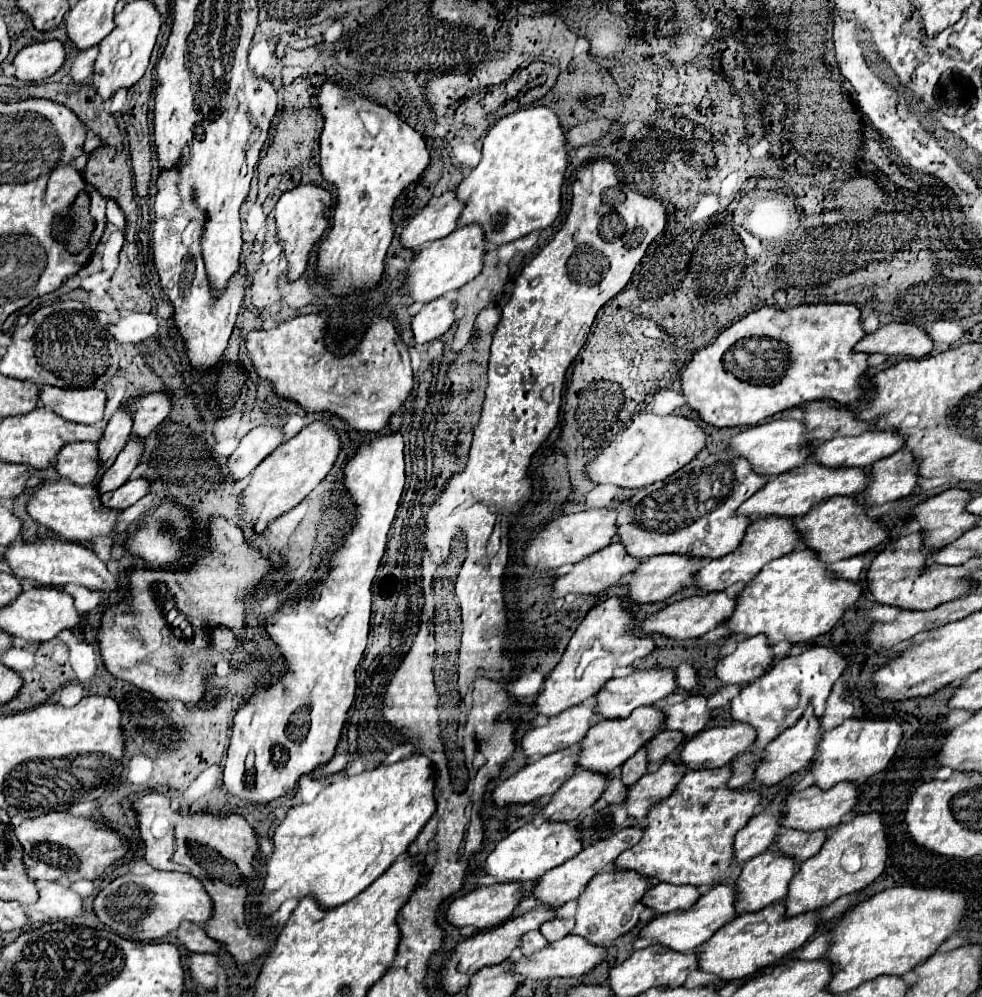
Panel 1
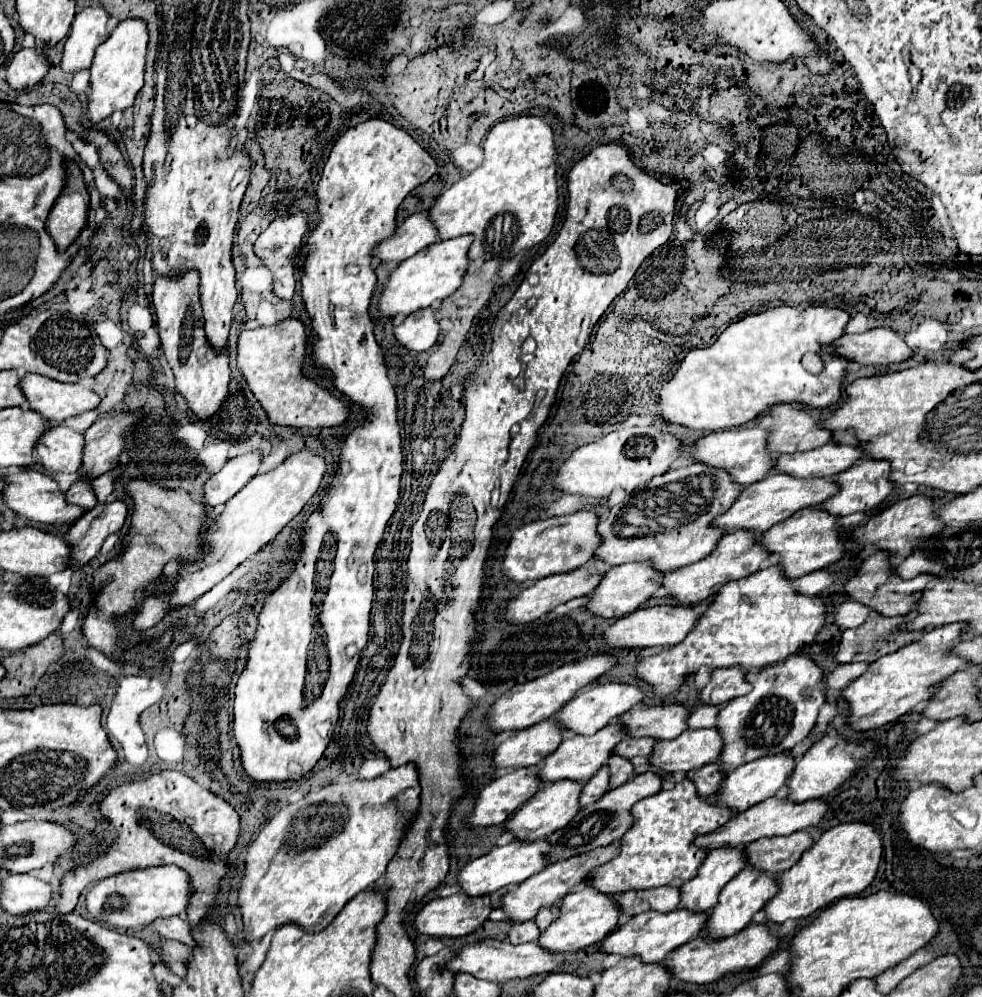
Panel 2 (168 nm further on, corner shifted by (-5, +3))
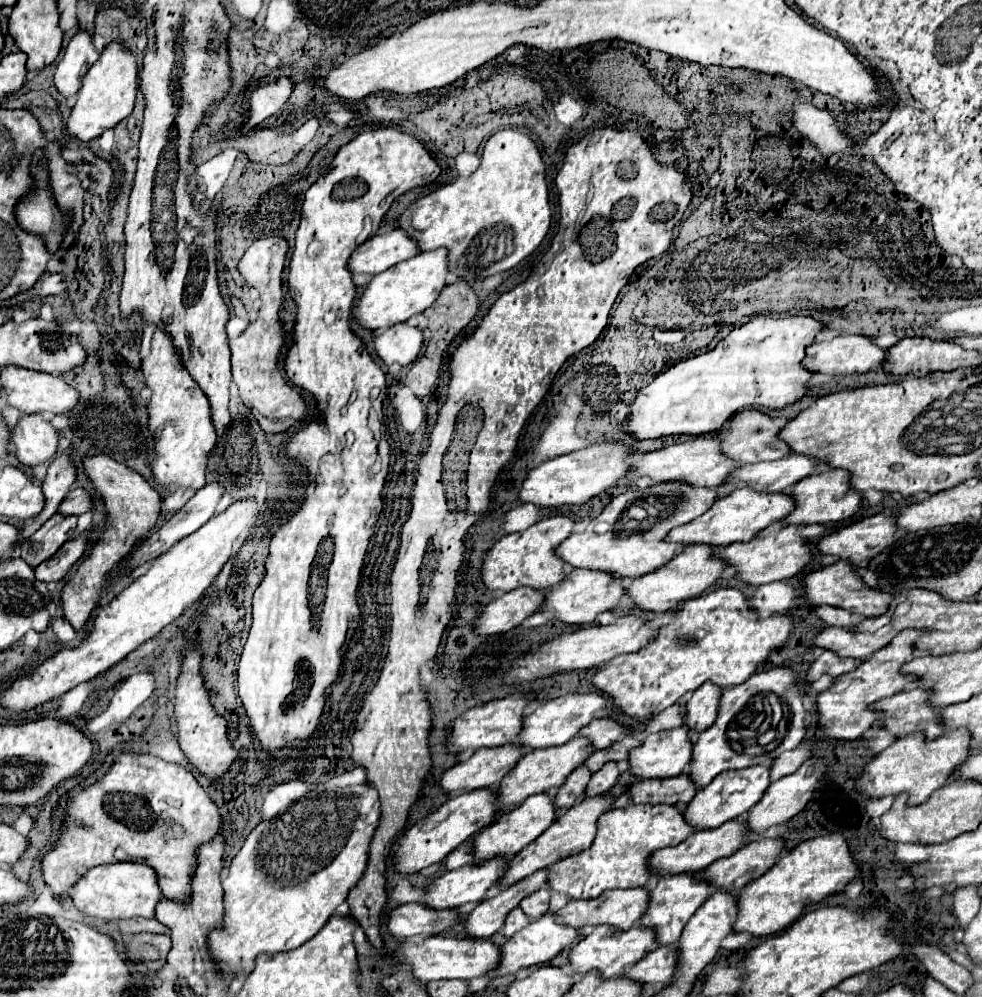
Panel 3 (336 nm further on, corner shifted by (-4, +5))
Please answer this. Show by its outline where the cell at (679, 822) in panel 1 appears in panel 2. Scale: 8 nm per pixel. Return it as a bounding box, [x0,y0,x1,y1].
[589,777,735,895]

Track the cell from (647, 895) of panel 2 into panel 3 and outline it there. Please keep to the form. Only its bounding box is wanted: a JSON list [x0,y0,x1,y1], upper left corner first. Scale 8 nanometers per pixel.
[554,889,648,931]

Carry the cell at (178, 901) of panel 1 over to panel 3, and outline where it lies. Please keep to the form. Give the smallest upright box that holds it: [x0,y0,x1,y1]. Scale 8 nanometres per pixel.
[70,863,162,919]

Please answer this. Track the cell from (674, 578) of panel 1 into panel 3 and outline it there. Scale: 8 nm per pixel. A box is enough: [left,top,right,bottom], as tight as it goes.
[540,569,626,625]

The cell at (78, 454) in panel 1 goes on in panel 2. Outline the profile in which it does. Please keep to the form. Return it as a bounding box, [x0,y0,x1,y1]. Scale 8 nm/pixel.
[37,425,85,473]

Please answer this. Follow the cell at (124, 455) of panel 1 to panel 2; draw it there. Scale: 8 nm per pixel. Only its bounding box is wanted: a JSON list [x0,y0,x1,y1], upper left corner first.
[93,465,125,503]

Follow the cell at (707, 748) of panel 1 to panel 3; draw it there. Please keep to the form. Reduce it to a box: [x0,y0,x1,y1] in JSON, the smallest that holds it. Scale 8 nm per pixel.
[628,727,692,779]

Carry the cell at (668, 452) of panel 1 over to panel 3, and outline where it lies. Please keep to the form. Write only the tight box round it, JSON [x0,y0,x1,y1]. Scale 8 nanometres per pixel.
[518,443,632,507]

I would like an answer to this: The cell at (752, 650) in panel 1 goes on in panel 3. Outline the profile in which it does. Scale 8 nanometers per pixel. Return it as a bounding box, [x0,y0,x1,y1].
[686,681,722,737]

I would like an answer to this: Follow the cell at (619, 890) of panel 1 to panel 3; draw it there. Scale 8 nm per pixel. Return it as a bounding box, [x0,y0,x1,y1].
[486,913,578,979]

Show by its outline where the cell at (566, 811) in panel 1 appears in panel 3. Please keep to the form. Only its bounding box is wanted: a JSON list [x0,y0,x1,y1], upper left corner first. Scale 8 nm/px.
[472,793,556,861]

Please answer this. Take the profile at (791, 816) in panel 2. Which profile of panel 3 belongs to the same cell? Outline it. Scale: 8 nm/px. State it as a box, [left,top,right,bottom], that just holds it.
[650,819,748,877]

